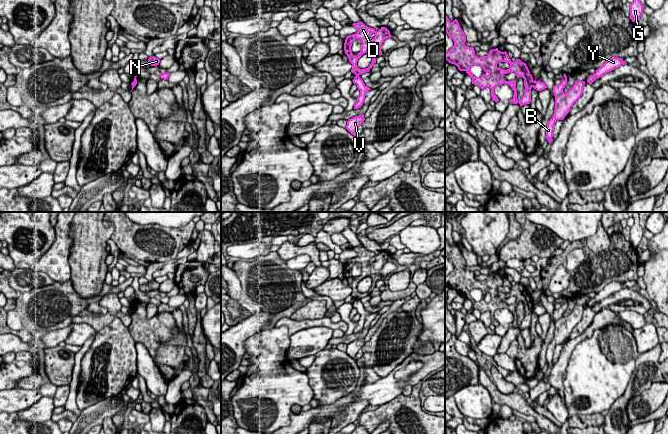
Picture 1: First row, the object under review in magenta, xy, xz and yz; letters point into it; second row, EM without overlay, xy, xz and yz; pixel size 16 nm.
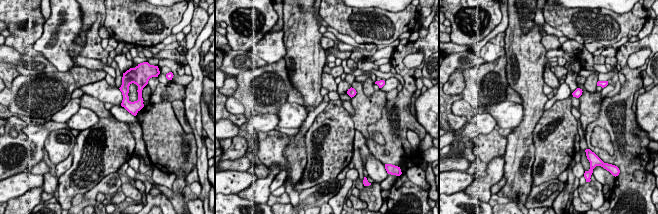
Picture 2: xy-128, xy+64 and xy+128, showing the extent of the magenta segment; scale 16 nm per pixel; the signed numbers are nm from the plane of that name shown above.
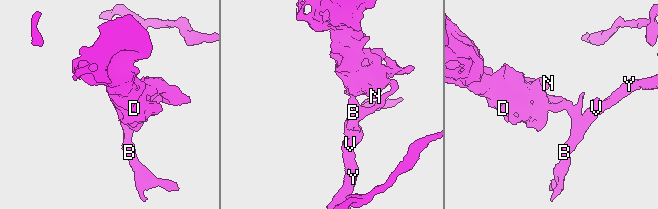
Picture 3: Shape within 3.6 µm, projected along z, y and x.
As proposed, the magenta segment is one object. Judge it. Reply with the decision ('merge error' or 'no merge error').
merge error

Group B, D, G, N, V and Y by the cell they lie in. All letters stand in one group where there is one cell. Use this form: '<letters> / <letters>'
B G V Y / D N

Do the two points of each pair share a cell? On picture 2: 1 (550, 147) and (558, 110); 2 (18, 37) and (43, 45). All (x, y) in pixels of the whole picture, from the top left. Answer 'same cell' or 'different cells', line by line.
1: same cell
2: different cells

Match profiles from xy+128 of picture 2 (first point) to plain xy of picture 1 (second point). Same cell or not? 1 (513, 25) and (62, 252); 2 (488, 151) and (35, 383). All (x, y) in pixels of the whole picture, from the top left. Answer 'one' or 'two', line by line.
1: two
2: two

